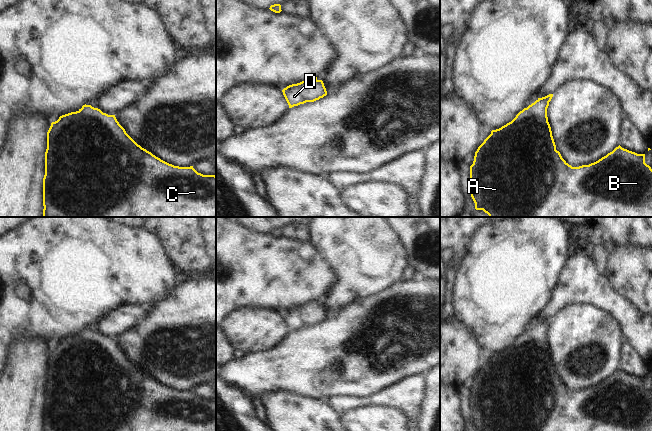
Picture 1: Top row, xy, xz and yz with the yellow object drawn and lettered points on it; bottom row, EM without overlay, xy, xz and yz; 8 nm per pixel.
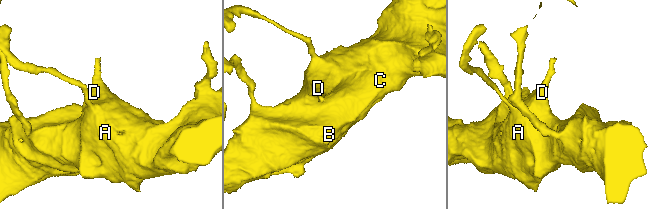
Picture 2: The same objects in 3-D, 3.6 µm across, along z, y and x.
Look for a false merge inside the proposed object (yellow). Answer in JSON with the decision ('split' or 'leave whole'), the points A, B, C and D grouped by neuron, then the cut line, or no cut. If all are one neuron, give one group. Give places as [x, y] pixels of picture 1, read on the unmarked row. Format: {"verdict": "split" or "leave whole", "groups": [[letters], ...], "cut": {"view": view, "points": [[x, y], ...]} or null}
{"verdict": "leave whole", "groups": [["A", "B", "C", "D"]], "cut": null}

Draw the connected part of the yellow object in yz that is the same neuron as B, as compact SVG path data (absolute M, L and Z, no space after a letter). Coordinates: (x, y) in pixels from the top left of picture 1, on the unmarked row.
M553 318L538 322L534 327L520 335L516 341L499 353L492 354L475 376L473 388L470 390L471 421L475 431L652 431L652 393L645 387L645 378L637 378L622 372L620 369L612 376L589 389L572 391L556 374L552 355L547 341L547 332Z

